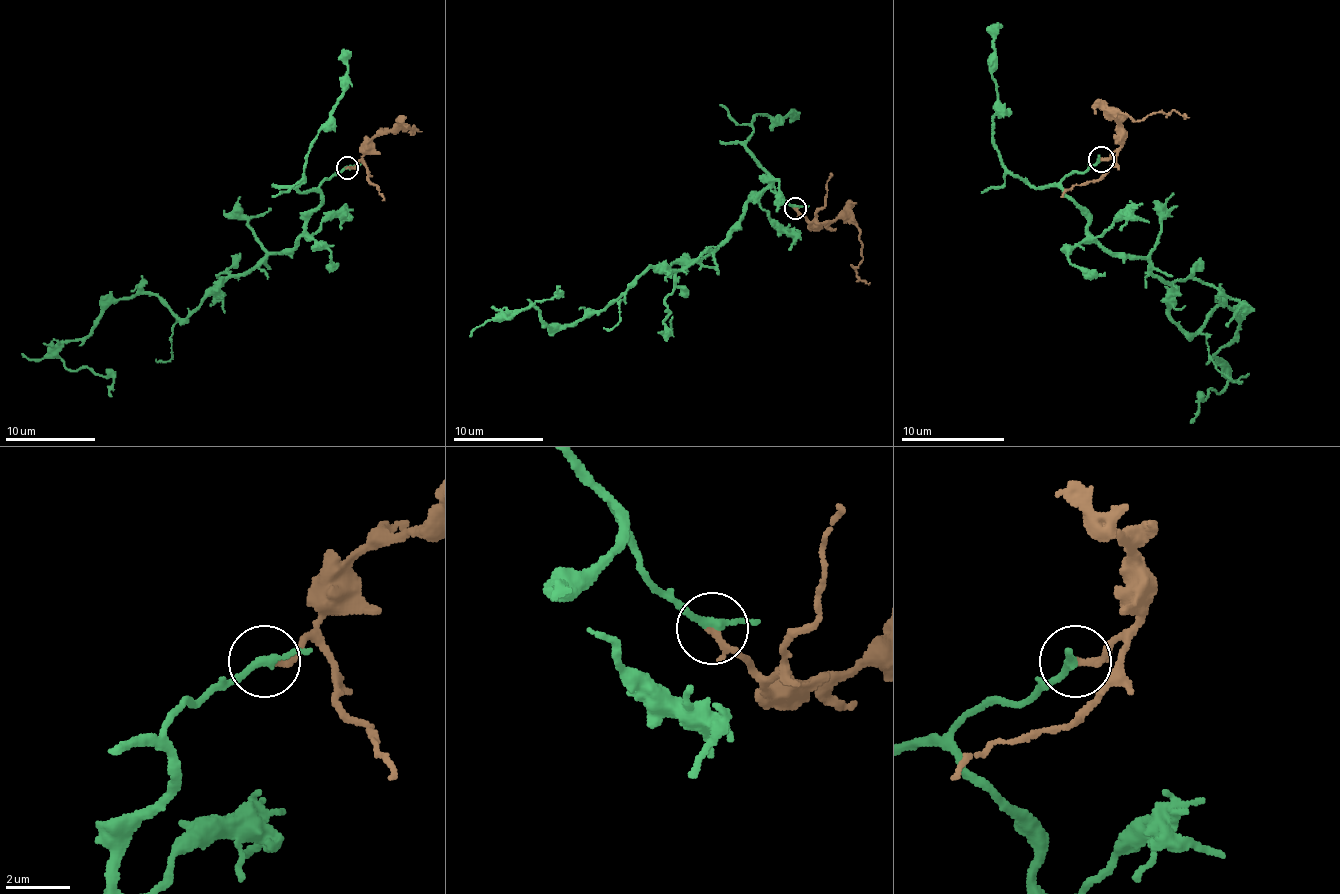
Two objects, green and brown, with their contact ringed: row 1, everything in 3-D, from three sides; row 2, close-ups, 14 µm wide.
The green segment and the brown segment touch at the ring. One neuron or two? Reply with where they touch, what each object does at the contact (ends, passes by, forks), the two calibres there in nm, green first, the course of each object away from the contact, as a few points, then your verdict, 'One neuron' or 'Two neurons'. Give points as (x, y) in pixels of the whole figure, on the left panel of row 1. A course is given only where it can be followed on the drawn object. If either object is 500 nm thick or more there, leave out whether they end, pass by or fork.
Place: (347, 167). At the ring green passes by. At the ring brown ends. Thickness 240 nm (green) against 200 nm. Course of green: (349, 168), (324, 181), (297, 242), (184, 319), (139, 294), (67, 341), (58, 357), (110, 377), (108, 395). Course of brown: (347, 168), (358, 163), (362, 150), (380, 134), (403, 127), (412, 134), (414, 127), (407, 125), (421, 132). One neuron

